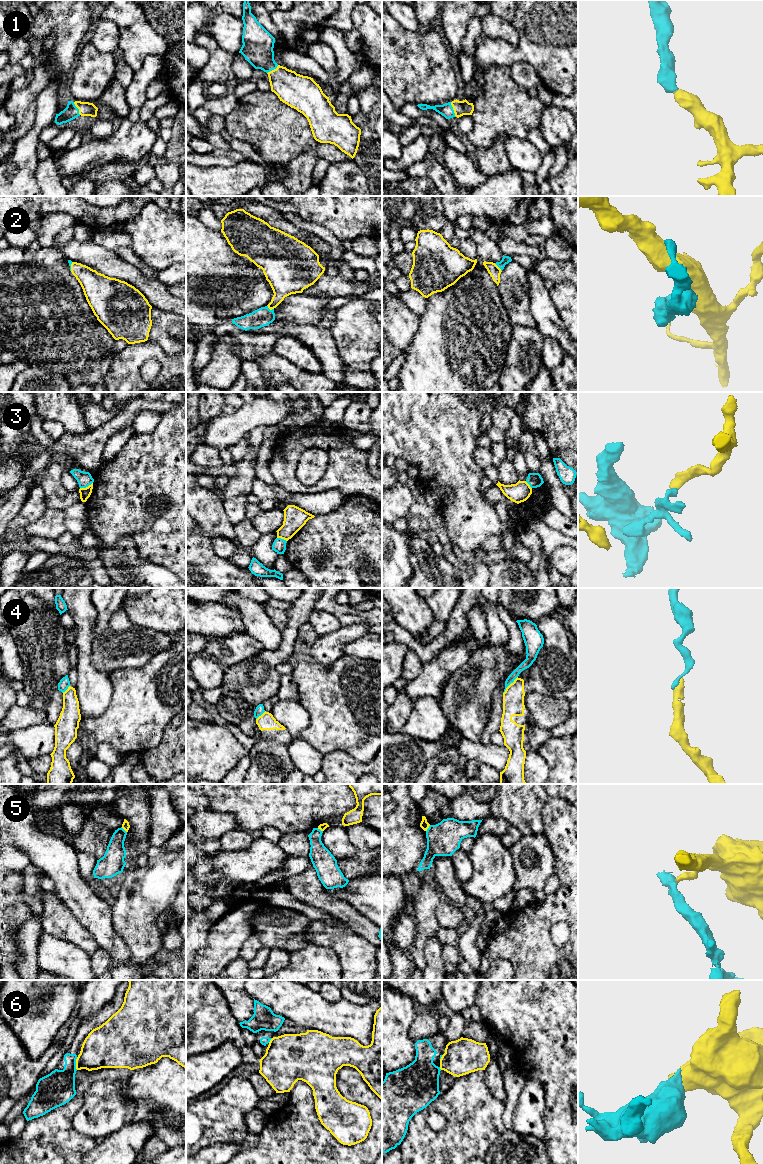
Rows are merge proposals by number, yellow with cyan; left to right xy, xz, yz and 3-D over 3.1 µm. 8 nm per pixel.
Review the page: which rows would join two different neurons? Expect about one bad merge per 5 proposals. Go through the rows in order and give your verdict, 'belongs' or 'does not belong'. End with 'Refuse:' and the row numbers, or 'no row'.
1: belongs
2: belongs
3: does not belong
4: does not belong
5: does not belong
6: does not belong
Refuse: 3, 4, 5, 6

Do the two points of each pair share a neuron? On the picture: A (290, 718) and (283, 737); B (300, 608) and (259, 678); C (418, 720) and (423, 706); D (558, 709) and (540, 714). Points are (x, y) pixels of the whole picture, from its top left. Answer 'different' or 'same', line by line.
A: different
B: same
C: same
D: same

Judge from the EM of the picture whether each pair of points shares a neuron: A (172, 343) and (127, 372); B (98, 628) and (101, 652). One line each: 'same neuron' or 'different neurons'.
A: different neurons
B: different neurons

